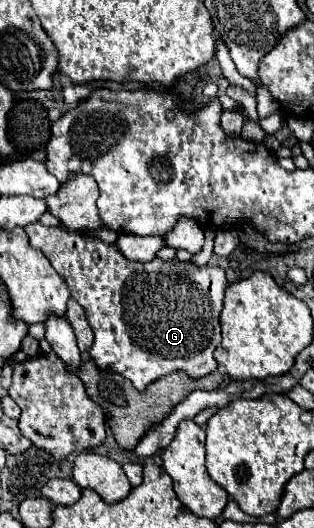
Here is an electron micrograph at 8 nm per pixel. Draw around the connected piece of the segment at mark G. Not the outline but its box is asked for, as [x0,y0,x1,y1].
[26,224,228,390]

